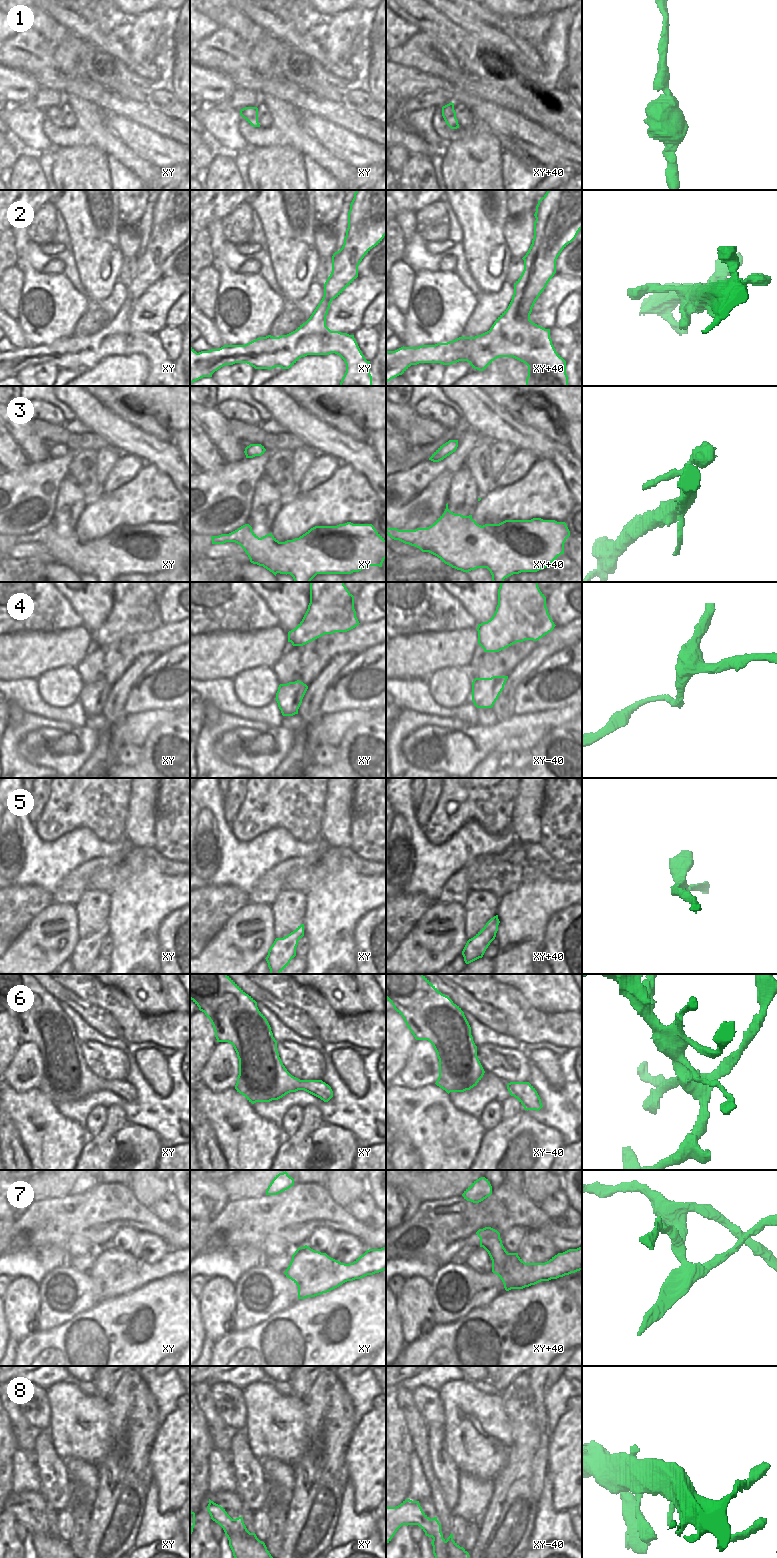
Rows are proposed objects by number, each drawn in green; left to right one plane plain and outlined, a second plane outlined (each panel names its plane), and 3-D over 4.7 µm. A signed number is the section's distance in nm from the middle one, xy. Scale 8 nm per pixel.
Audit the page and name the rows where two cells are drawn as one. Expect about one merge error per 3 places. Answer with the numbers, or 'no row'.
4, 7

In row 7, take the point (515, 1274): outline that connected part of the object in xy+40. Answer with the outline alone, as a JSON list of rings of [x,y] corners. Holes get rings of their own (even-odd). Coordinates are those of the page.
[[[582,1246],[558,1253],[545,1263],[525,1263],[518,1253],[508,1253],[502,1264],[492,1261],[492,1272],[502,1280],[506,1291],[523,1289],[580,1270],[582,1270]]]

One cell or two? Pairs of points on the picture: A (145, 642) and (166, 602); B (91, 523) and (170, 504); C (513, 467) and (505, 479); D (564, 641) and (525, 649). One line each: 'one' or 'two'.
A: two
B: one
C: one
D: one

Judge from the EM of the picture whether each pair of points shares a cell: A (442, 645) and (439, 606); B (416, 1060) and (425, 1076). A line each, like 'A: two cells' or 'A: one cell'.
A: two cells
B: one cell

